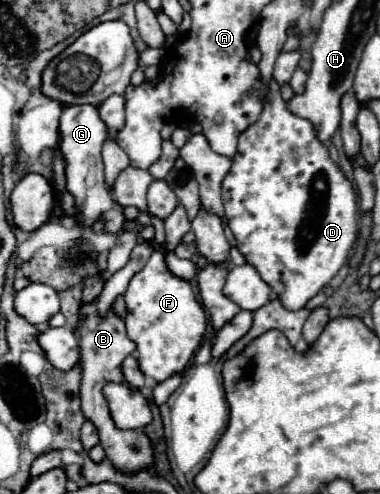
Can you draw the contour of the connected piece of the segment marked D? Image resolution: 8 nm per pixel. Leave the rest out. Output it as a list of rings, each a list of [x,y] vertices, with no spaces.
[[[271,81],[259,119],[239,135],[231,171],[221,185],[227,225],[233,231],[237,249],[251,263],[261,279],[279,293],[283,307],[303,309],[345,265],[357,239],[357,193],[337,163],[331,161],[327,145],[319,141],[311,121],[293,115],[281,99],[279,85]]]

